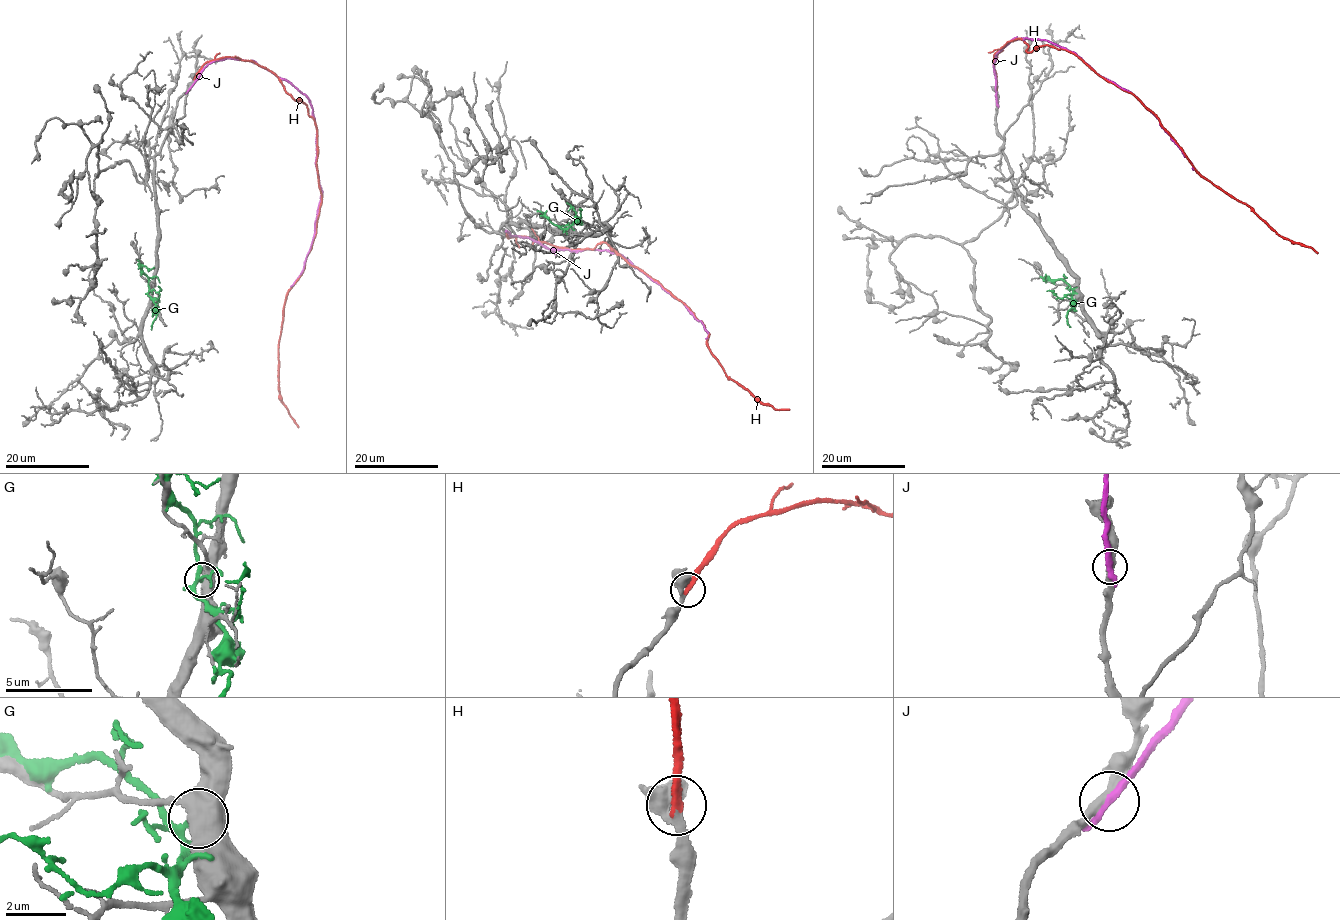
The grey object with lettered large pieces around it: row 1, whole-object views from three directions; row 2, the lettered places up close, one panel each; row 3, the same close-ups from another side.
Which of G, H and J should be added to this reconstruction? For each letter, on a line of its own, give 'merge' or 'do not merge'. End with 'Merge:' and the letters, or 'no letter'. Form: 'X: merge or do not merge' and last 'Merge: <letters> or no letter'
G: do not merge
H: merge
J: do not merge
Merge: H

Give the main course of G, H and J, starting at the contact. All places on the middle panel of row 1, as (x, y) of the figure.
G: (566, 232), (566, 229), (578, 221), (580, 208), (582, 210)
H: (506, 234), (576, 250), (609, 244), (689, 307), (709, 334), (710, 353), (727, 376), (753, 397), (789, 409)
J: (507, 231), (510, 237), (533, 239), (556, 250), (616, 253), (682, 302), (704, 326), (708, 334), (705, 338)

